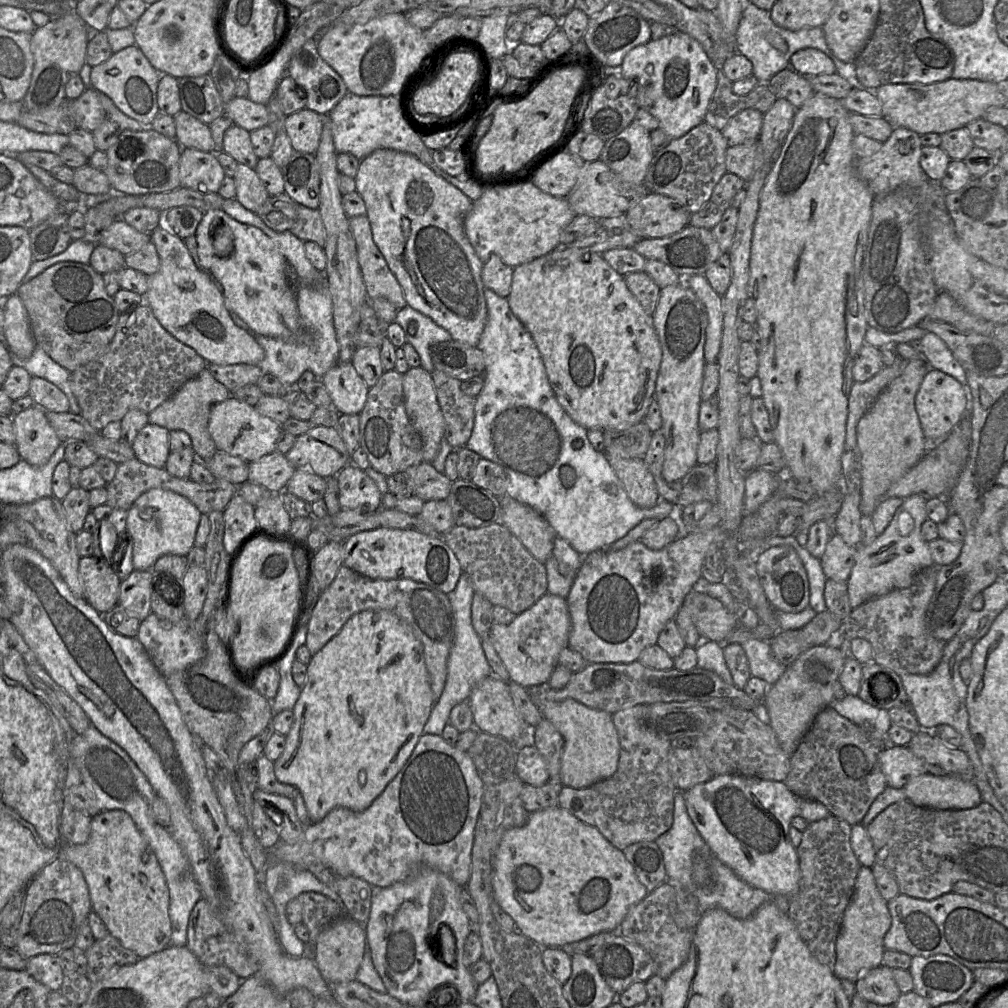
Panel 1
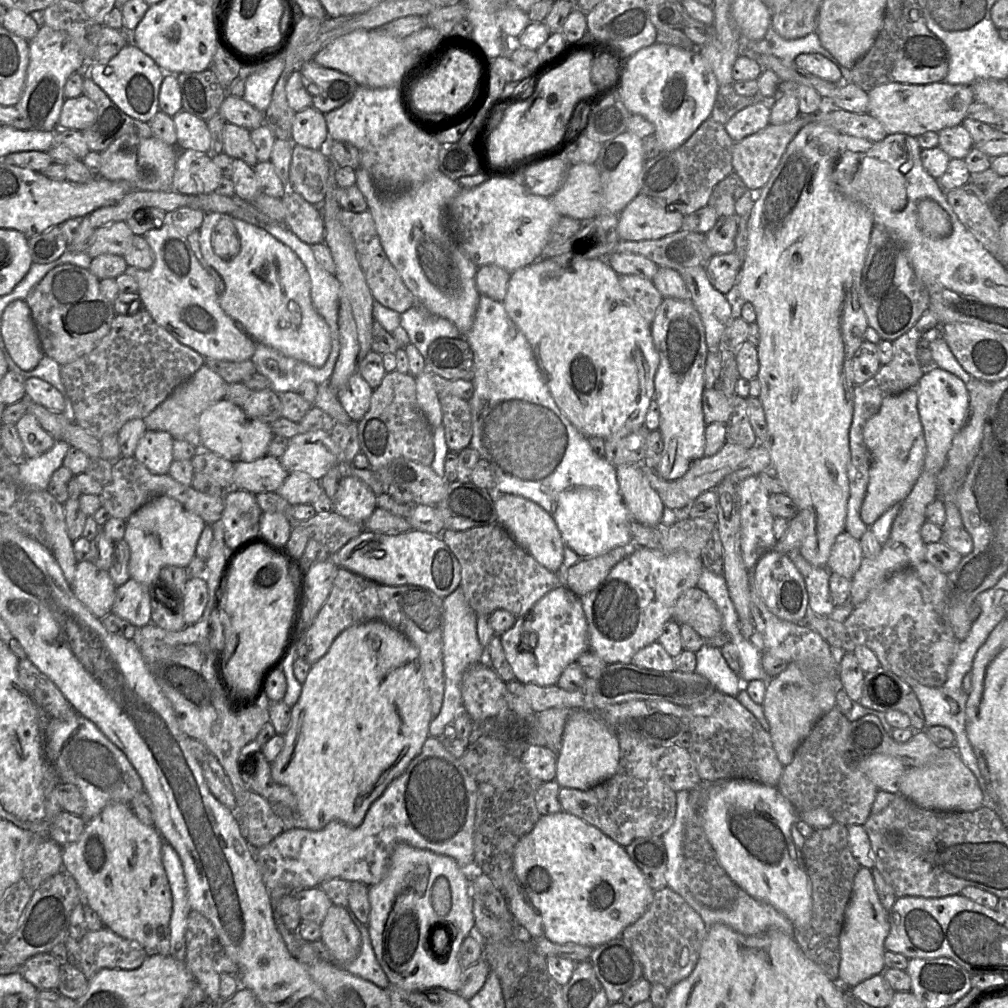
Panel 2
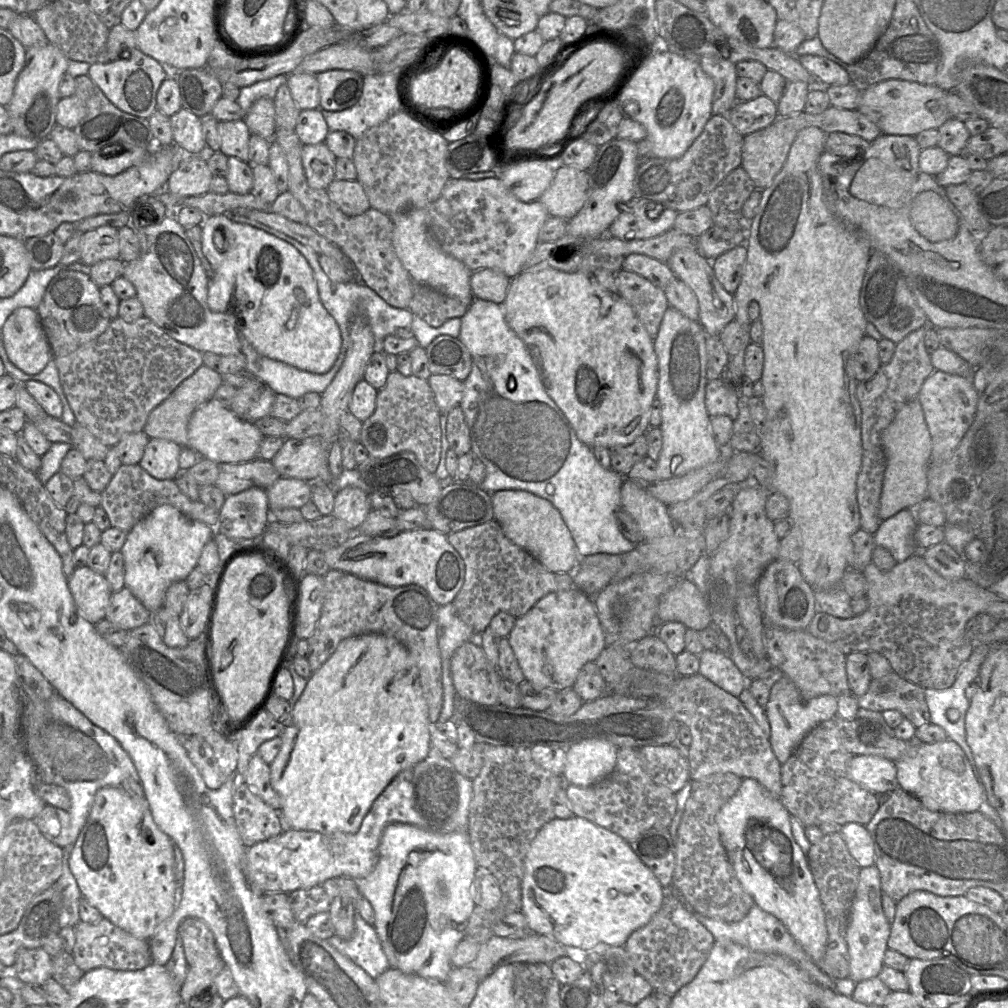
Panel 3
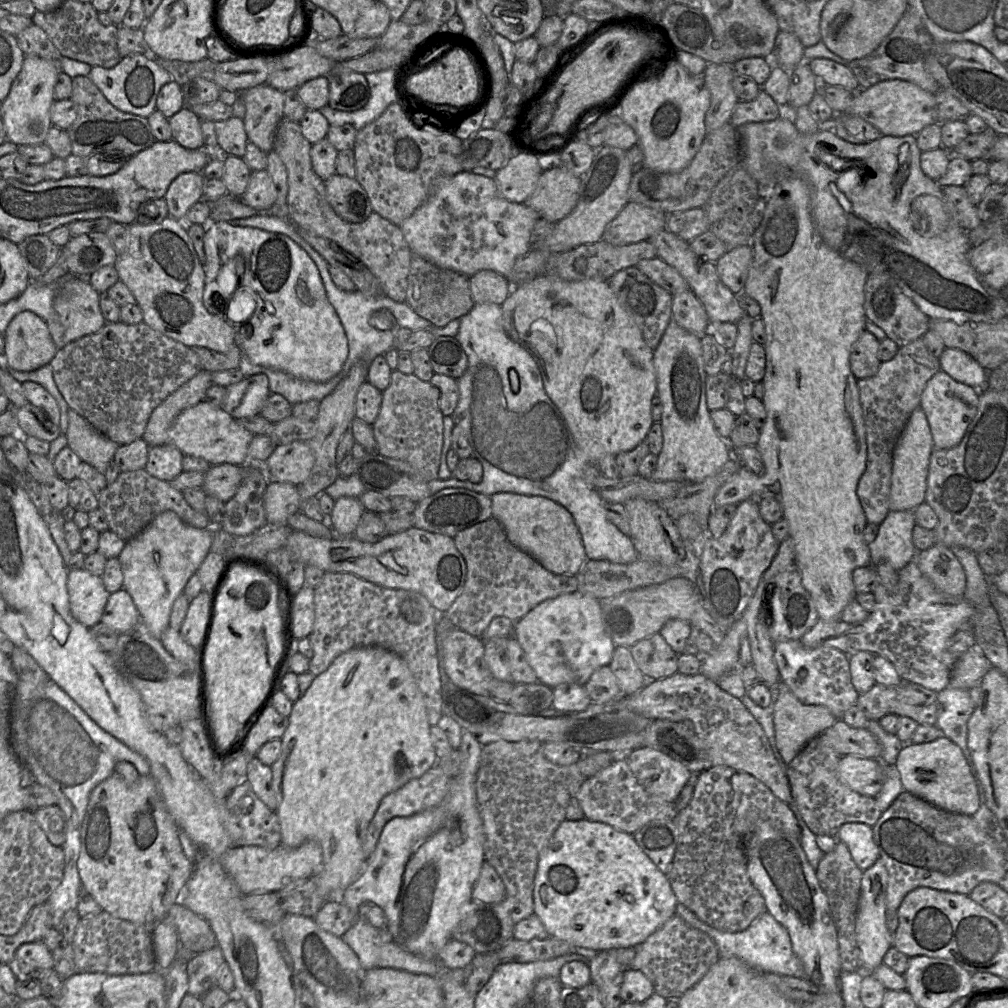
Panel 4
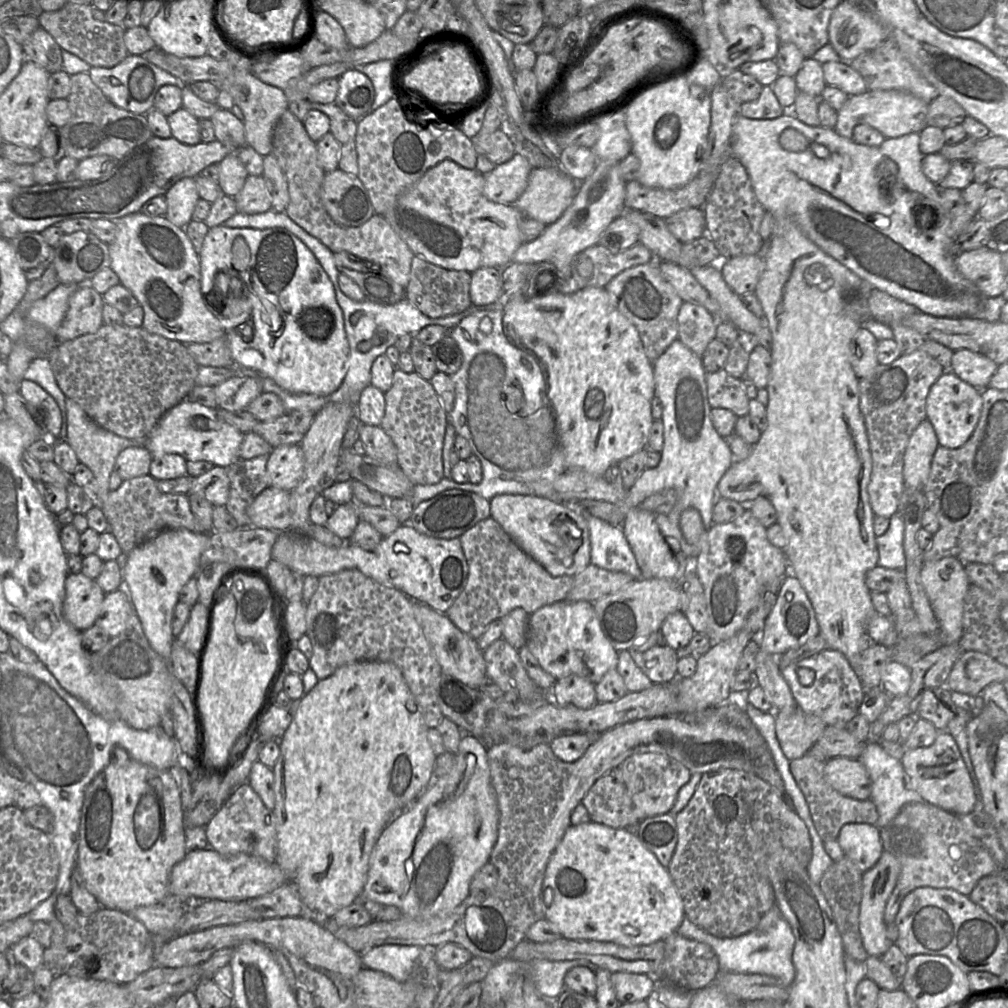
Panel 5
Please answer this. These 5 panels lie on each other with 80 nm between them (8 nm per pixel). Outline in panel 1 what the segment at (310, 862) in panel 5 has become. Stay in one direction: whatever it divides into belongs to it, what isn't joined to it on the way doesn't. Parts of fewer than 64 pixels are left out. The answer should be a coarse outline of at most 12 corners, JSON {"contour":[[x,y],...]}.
{"contour":[[388,610],[312,656],[276,778],[311,822],[363,811],[434,697]]}

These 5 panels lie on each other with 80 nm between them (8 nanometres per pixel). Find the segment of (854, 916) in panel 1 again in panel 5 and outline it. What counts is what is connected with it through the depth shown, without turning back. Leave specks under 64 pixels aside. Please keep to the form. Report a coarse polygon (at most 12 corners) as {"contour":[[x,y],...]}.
{"contour":[[883,851],[862,874],[859,931],[868,956],[893,944],[884,912],[901,872]]}

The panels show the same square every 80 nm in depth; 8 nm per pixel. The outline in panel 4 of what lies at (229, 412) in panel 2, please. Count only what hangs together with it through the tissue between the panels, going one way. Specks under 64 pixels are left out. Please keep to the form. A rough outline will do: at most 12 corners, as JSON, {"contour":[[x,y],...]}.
{"contour":[[221,406],[184,410],[169,444],[211,466],[248,463],[254,434]]}

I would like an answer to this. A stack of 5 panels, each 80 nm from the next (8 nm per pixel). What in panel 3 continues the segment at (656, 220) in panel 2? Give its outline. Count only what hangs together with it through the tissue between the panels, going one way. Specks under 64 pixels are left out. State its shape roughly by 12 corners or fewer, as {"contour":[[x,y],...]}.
{"contour":[[633,198],[609,227],[621,240],[659,236],[678,212]]}

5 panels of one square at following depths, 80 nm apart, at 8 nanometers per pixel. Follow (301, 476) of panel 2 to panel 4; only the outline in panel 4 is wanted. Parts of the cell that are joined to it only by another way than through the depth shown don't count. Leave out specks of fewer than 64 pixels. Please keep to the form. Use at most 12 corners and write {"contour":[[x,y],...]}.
{"contour":[[270,480],[267,523],[286,524],[301,510],[298,487]]}

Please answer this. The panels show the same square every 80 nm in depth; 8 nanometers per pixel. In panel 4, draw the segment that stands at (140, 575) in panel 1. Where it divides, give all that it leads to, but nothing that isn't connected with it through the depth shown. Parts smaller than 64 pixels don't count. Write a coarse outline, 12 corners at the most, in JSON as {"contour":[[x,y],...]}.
{"contour":[[125,589],[110,593],[100,622],[119,635],[141,622]]}

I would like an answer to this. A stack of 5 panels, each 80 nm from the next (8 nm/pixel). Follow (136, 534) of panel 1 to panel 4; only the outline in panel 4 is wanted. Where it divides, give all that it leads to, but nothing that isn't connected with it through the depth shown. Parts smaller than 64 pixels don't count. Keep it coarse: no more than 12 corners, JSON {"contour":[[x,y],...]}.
{"contour":[[158,514],[118,556],[123,589],[160,639],[215,527]]}

